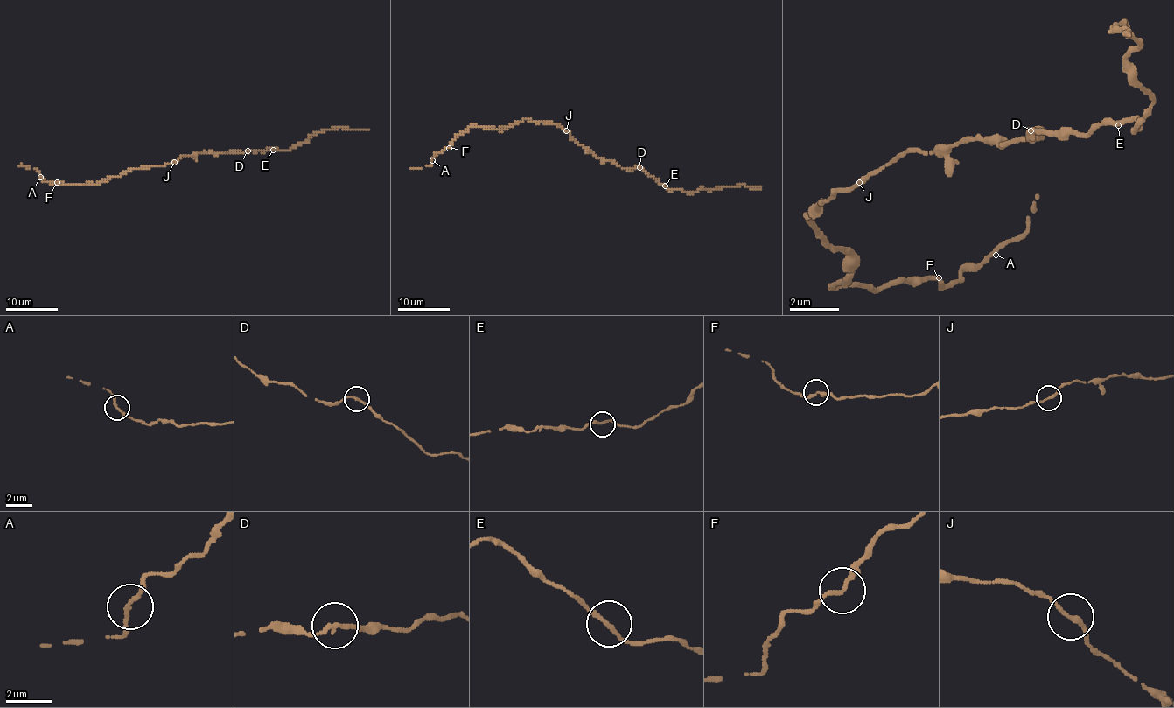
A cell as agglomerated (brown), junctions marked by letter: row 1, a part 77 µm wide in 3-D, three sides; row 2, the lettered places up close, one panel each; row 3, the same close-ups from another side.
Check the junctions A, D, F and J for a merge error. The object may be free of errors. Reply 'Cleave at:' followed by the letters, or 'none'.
Cleave at: none

